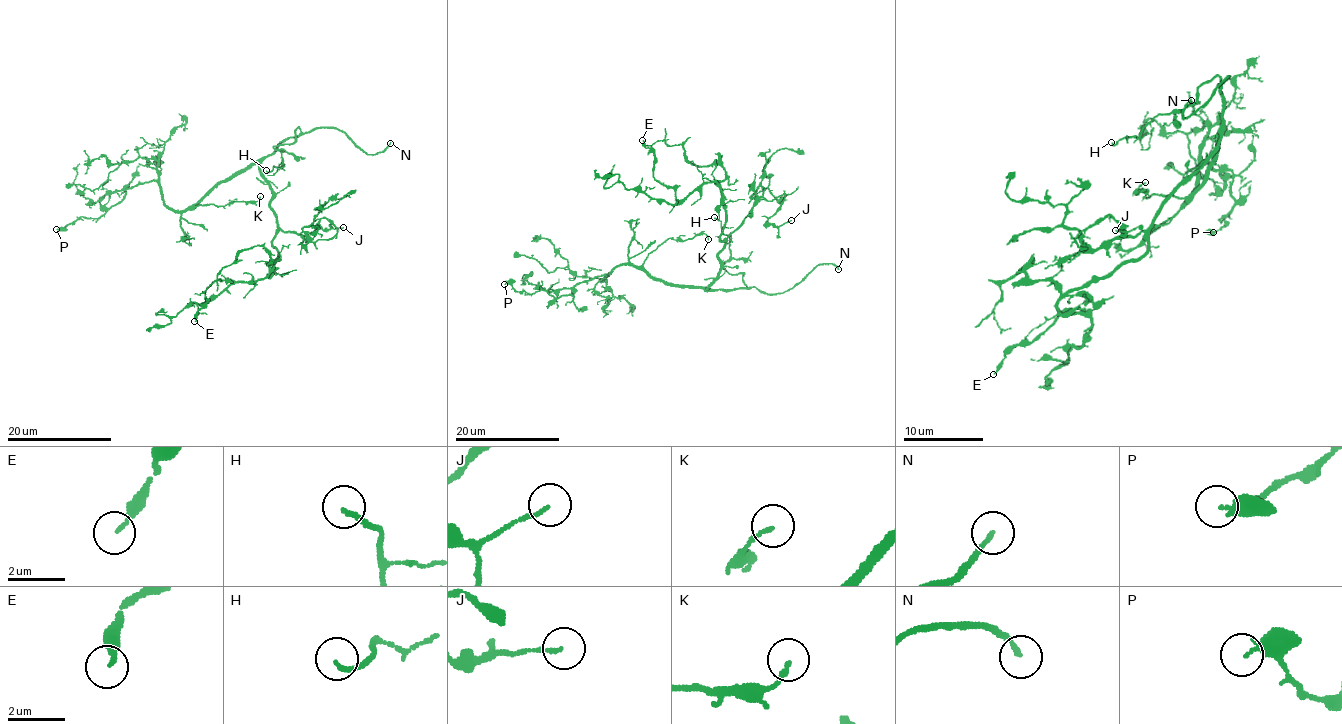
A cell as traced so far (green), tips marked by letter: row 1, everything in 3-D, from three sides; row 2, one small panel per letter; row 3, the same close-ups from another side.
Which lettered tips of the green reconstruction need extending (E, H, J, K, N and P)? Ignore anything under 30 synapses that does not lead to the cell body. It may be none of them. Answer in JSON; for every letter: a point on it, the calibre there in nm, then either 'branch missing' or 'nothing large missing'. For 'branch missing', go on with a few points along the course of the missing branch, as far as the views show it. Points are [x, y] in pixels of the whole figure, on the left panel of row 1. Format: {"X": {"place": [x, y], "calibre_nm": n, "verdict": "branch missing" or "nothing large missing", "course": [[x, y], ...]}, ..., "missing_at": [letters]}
{"E": {"place": [194, 321], "calibre_nm": 200, "verdict": "nothing large missing"}, "H": {"place": [266, 170], "calibre_nm": 150, "verdict": "nothing large missing"}, "J": {"place": [343, 227], "calibre_nm": 120, "verdict": "nothing large missing"}, "K": {"place": [260, 196], "calibre_nm": 130, "verdict": "nothing large missing"}, "N": {"place": [390, 143], "calibre_nm": 160, "verdict": "branch missing", "course": [[390, 143], [392, 129], [386, 119], [372, 107]]}, "P": {"place": [56, 229], "calibre_nm": 280, "verdict": "nothing large missing"}, "missing_at": ["N"]}

